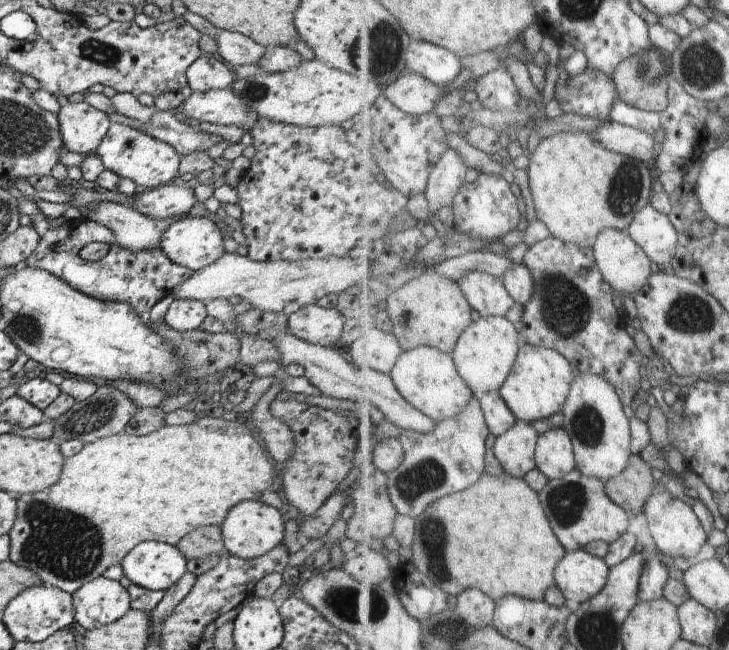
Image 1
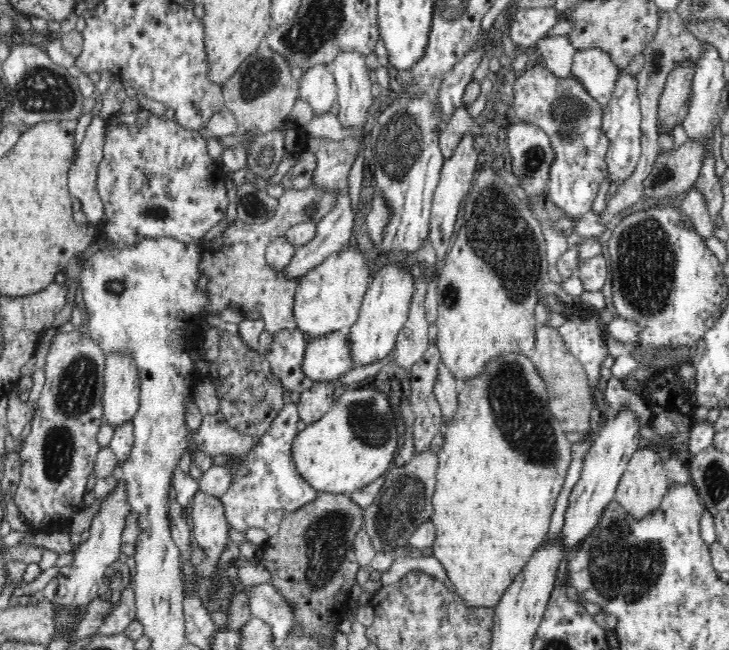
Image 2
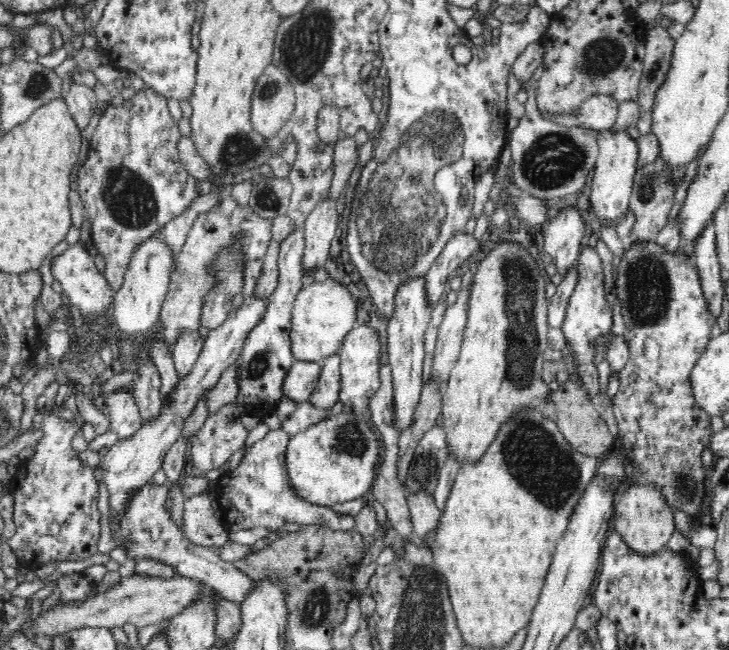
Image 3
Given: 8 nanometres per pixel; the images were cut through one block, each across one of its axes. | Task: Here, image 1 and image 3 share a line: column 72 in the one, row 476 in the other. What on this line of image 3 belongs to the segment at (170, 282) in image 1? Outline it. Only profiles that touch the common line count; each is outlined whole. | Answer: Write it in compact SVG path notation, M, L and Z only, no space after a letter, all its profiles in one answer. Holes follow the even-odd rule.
M282 428L269 430L262 439L245 450L236 470L222 474L216 481L212 490L215 491L215 498L224 512L223 522L228 532L250 530L256 526L276 532L284 524L322 525L341 533L354 528L354 520L350 515L340 514L331 506L312 504L298 497L294 489L290 488L285 462L290 437Z

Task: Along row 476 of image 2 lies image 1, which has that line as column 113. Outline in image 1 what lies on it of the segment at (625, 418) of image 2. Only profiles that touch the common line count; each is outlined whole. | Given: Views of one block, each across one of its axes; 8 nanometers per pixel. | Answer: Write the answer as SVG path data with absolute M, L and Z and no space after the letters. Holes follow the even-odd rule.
M103 575L83 584L71 595L75 622L87 631L108 626L131 609L132 599L128 589L120 581Z

